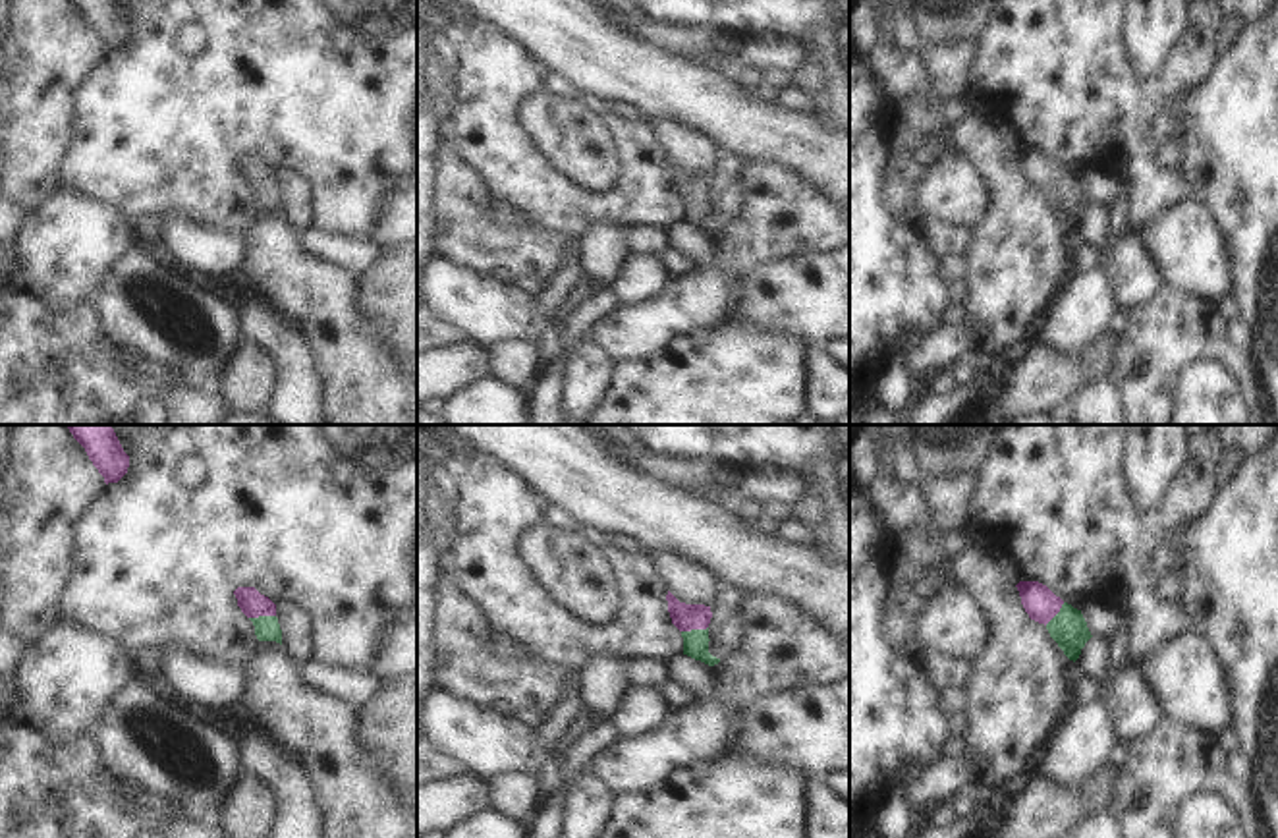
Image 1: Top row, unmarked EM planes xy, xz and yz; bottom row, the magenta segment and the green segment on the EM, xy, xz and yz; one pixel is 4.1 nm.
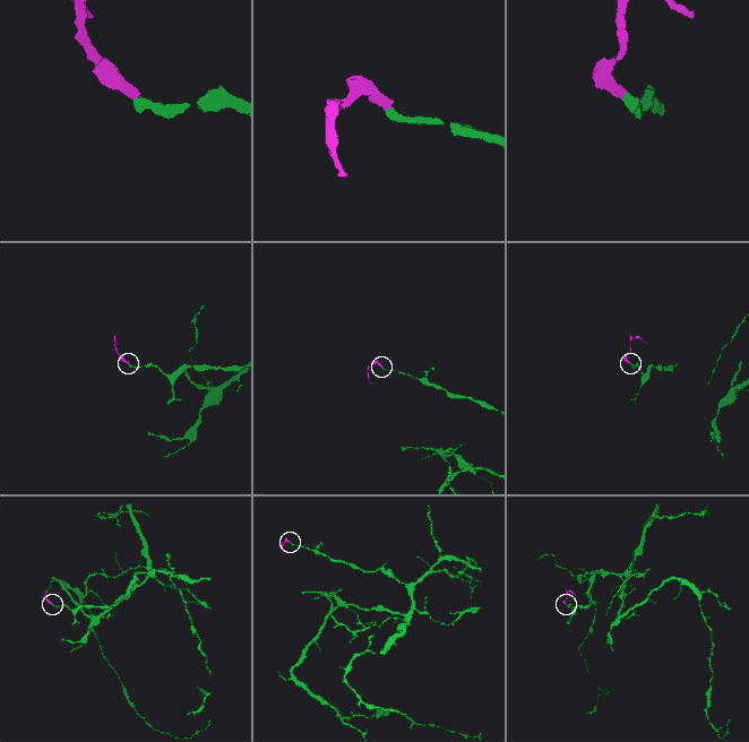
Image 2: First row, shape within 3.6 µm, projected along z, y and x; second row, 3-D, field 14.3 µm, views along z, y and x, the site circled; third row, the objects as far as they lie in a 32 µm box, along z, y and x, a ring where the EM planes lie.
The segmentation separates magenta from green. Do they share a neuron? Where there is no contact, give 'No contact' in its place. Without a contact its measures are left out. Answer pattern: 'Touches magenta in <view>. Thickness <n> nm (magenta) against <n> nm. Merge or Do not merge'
Touches magenta in xy. Thickness 110 nm (magenta) against 110 nm. Merge

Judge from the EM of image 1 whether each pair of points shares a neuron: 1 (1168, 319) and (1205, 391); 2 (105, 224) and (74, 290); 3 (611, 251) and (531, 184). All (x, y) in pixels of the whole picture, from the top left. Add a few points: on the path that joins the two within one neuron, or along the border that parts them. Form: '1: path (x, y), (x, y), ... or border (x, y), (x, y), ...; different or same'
1: border (1230, 371), (1194, 362), (1174, 404); different
2: path (89, 240), (74, 255), (74, 275); same
3: border (622, 228), (611, 223), (593, 223), (578, 238); different

